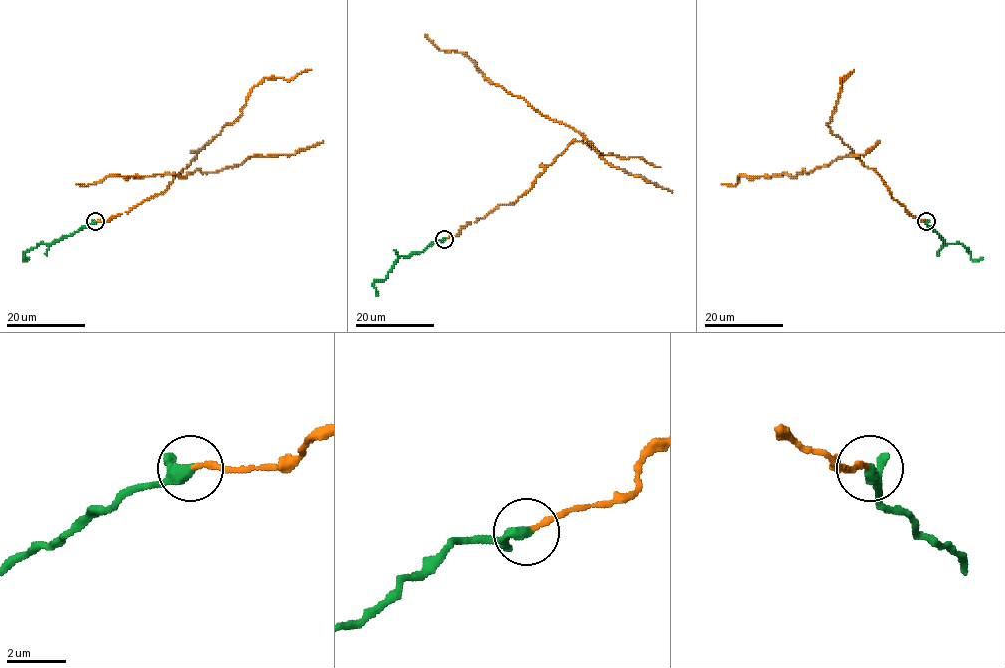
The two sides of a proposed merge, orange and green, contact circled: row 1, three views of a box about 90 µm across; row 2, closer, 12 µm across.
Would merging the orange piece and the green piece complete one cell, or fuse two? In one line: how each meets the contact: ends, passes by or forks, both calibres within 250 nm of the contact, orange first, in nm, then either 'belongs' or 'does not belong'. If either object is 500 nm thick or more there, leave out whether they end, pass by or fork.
orange ends; green passes by; calibres 170 and 320 nm; belongs

